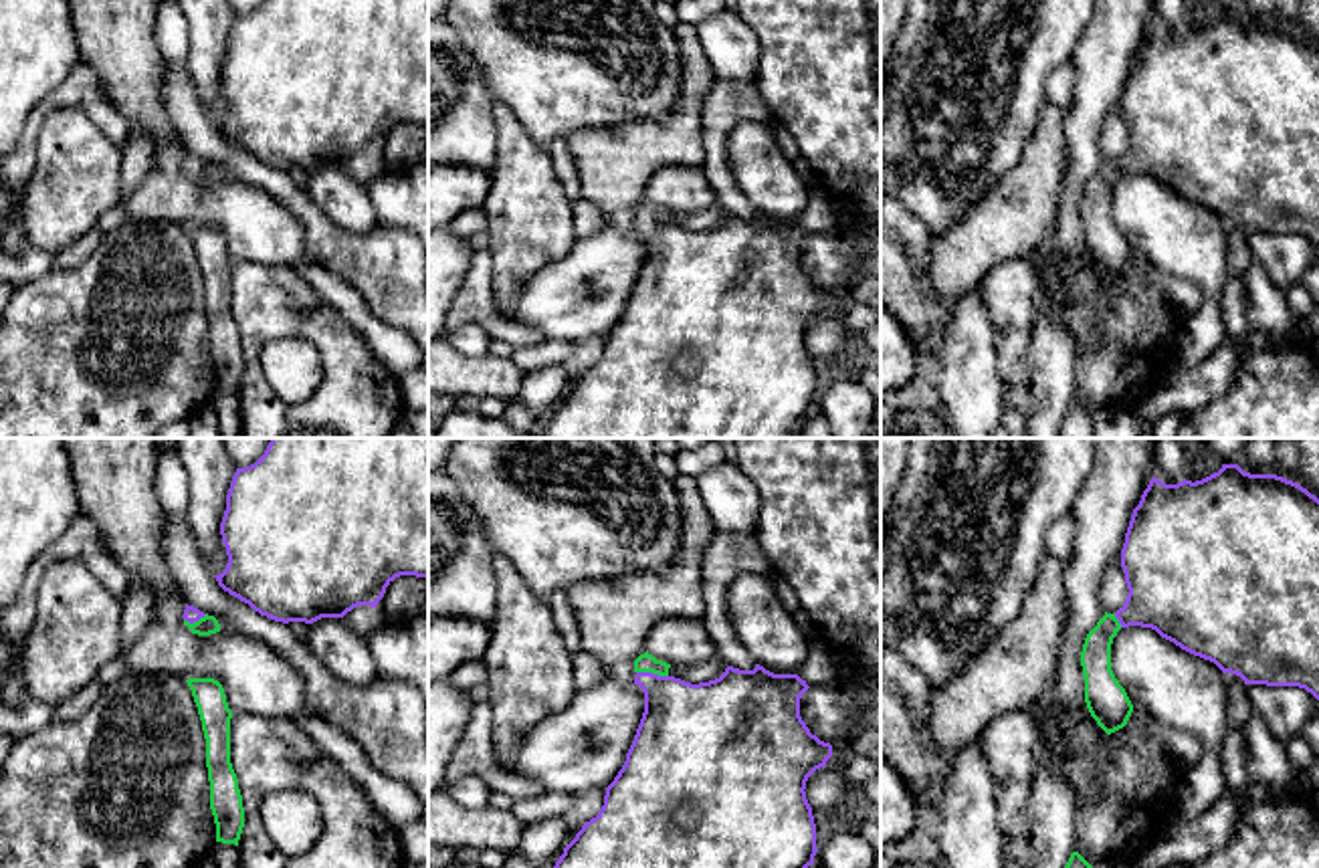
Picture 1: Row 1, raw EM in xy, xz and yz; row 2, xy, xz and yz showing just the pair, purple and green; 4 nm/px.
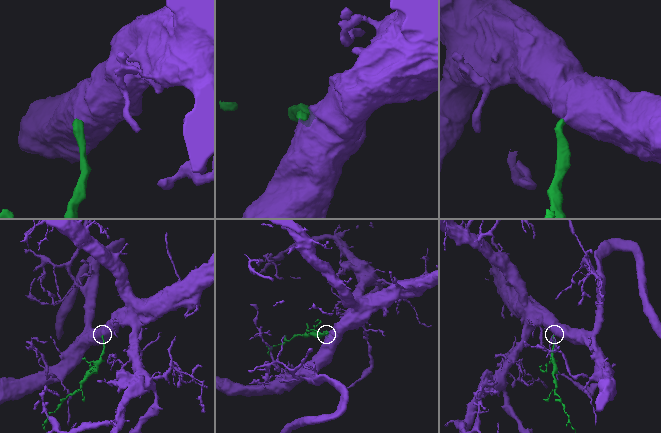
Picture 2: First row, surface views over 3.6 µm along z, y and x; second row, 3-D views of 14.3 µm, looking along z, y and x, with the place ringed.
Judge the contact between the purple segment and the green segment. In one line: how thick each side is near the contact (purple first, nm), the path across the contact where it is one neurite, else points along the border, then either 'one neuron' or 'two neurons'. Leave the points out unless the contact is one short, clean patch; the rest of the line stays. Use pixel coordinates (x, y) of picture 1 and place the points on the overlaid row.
360/80 nm | across xz (685, 727), (653, 675), (645, 663) | one neuron

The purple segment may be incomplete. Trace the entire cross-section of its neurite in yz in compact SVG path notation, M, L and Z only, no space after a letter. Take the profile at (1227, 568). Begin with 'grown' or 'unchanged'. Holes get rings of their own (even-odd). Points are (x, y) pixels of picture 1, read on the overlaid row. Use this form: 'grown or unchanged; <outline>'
grown; M1238 464L1222 468L1202 480L1165 484L1155 476L1133 509L1121 567L1127 600L1107 614L1087 634L1081 666L1085 702L1091 717L1107 733L1123 729L1133 704L1111 670L1111 644L1121 628L1141 626L1182 650L1214 662L1224 674L1236 674L1244 684L1299 686L1319 700L1319 499L1301 484L1277 474L1250 474Z

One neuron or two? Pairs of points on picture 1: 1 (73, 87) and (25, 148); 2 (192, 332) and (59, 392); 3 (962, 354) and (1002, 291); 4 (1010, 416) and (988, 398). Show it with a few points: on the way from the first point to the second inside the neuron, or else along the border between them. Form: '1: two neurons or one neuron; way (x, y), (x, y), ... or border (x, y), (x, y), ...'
1: one neuron; way (57, 99), (39, 114), (31, 132)
2: one neuron; way (156, 332), (134, 326), (104, 364), (93, 364)
3: two neurons; border (976, 287), (992, 323), (998, 362)
4: two neurons; border (1004, 404), (1000, 416)

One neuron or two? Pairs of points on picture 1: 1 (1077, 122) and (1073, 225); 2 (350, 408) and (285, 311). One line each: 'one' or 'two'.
1: one
2: one

